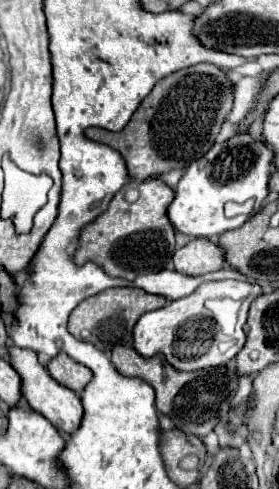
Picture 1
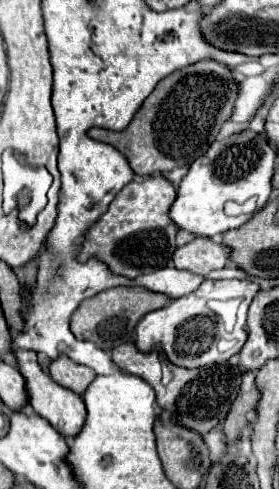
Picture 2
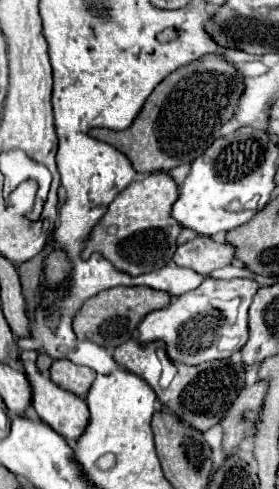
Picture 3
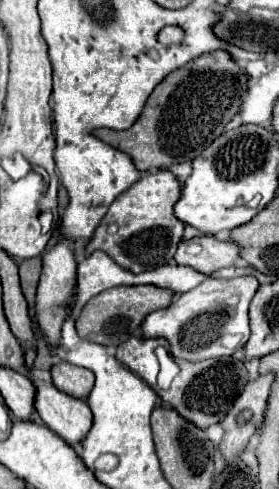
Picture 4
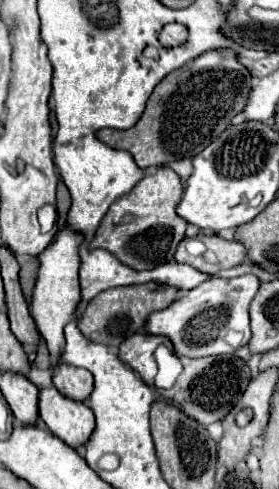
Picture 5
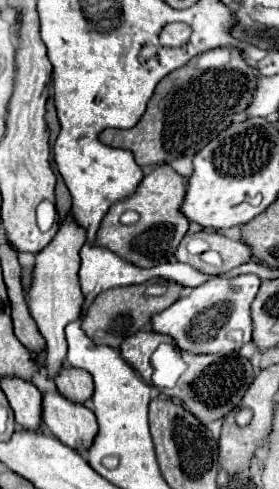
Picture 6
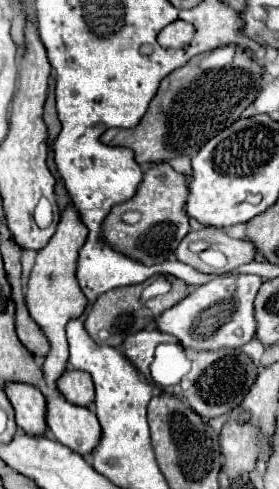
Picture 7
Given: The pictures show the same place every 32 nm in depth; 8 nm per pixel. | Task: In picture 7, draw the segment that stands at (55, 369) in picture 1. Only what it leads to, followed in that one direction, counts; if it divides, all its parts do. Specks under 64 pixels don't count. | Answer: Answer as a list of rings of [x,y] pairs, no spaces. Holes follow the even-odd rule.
[[[66,370],[64,376],[58,380],[58,390],[68,402],[76,406],[90,406],[96,394],[92,378],[80,370]]]

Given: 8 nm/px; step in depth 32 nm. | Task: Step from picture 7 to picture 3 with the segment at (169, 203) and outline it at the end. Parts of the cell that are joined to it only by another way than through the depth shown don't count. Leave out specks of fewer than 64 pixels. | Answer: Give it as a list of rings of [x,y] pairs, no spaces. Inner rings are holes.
[[[152,172],[142,180],[136,180],[116,196],[110,204],[104,218],[92,230],[92,236],[86,242],[84,258],[92,252],[100,252],[116,268],[132,276],[158,270],[172,262],[176,252],[176,240],[182,232],[182,226],[172,218],[172,204],[178,200],[178,184],[168,172]]]

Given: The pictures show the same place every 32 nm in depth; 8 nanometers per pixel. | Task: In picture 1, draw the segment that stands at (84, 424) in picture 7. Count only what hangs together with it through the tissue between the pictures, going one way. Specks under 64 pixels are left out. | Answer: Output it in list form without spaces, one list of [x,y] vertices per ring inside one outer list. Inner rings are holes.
[[[12,346],[10,356],[12,356],[12,366],[16,368],[16,372],[20,372],[20,378],[24,380],[24,398],[32,406],[32,410],[36,410],[44,418],[48,418],[56,430],[60,430],[64,434],[76,432],[80,428],[80,422],[84,416],[82,400],[70,388],[60,386],[56,380],[52,380],[52,376],[46,372],[46,368],[40,366],[34,350],[22,350],[22,348]]]

